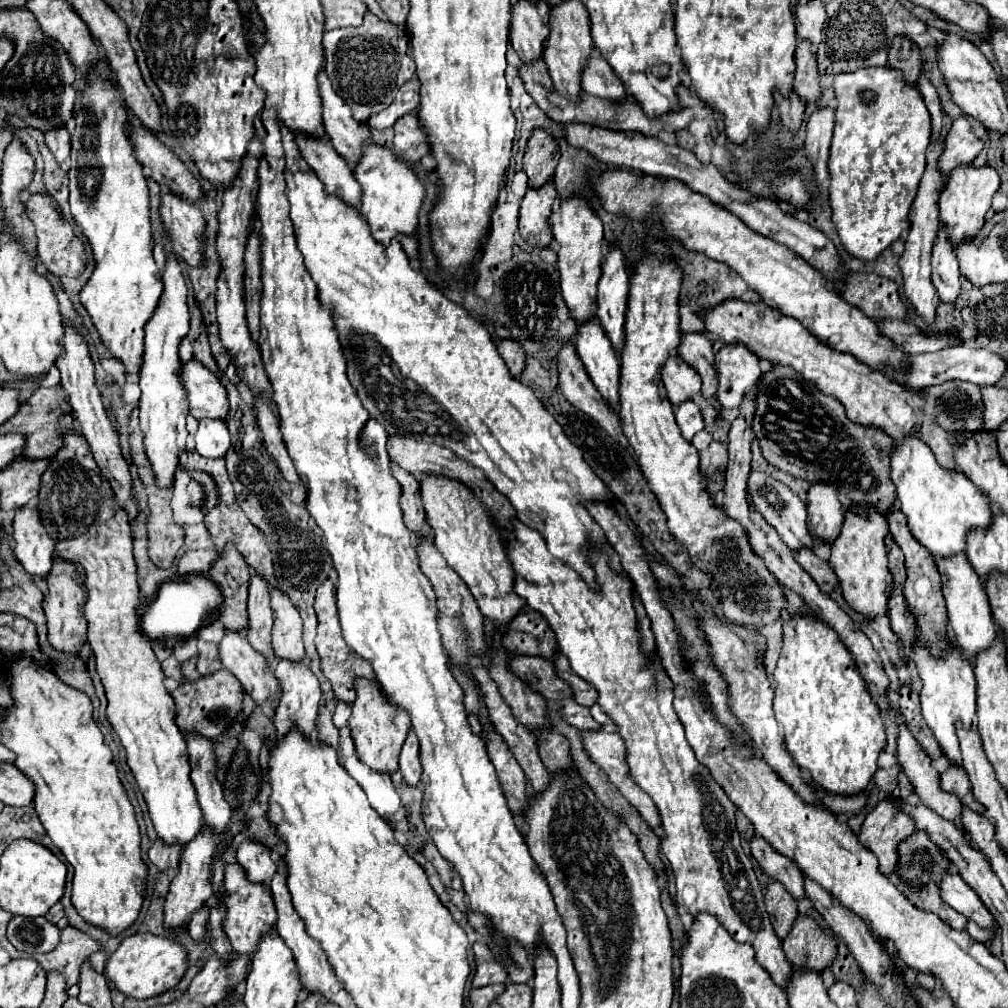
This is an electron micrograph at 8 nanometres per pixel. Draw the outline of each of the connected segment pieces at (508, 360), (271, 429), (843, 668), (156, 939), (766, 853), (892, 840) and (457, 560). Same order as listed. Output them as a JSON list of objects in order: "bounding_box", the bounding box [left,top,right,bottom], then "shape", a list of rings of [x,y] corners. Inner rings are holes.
[{"bounding_box":[497,339,527,379],"shape":[[[503,339],[497,345],[499,355],[503,357],[511,376],[519,379],[525,365],[527,365],[527,353],[523,351],[523,347],[513,339]]]},{"bounding_box":[255,395,301,483],"shape":[[[257,395],[255,397],[255,413],[257,413],[257,423],[259,423],[261,437],[263,437],[263,445],[265,445],[267,453],[273,457],[273,461],[277,463],[281,475],[289,483],[301,483],[301,479],[299,479],[299,475],[289,459],[289,453],[285,449],[285,441],[283,441],[281,431],[279,431],[279,419],[273,413],[271,401],[265,399],[263,395]]]},{"bounding_box":[773,615,885,793],"shape":[[[791,615],[783,623],[783,643],[777,667],[773,671],[775,687],[775,719],[783,729],[785,745],[793,761],[809,771],[811,779],[829,793],[857,793],[869,785],[877,771],[877,757],[885,747],[885,729],[881,723],[879,707],[869,695],[865,681],[841,643],[837,631],[827,627],[821,619],[811,615]]]},{"bounding_box":[105,933,187,999],"shape":[[[135,933],[131,937],[125,937],[105,967],[107,979],[111,979],[121,993],[135,999],[149,999],[173,989],[181,981],[185,971],[187,949],[165,935],[153,933]]]},{"bounding_box":[751,835,805,899],"shape":[[[755,835],[751,841],[751,855],[759,861],[761,869],[775,881],[783,883],[785,889],[795,897],[801,899],[805,897],[805,889],[803,889],[803,877],[799,867],[785,855],[781,855],[779,851],[775,851],[773,847],[769,847],[769,843],[765,843],[765,839],[761,835]]]},{"bounding_box":[859,803,913,875],"shape":[[[879,803],[861,825],[859,843],[879,859],[879,871],[893,875],[899,853],[897,847],[913,833],[913,821],[893,811],[893,803]]]},{"bounding_box":[421,475,525,627],"shape":[[[425,475],[421,481],[421,497],[427,523],[433,529],[435,547],[445,557],[447,565],[455,569],[467,583],[479,611],[495,625],[507,627],[513,617],[517,617],[525,607],[525,599],[513,591],[513,571],[507,561],[505,543],[497,525],[491,521],[483,505],[475,499],[473,491],[453,479],[441,475]]]}]

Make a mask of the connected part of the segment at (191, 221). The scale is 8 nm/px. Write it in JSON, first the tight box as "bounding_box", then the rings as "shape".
{"bounding_box":[159,193,207,267],"shape":[[[169,193],[161,197],[159,213],[165,227],[169,229],[169,235],[173,241],[173,253],[179,255],[191,267],[203,267],[207,223],[201,209]]]}

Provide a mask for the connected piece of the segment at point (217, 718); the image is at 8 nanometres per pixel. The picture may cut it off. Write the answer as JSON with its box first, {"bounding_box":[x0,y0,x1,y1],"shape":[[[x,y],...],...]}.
{"bounding_box":[171,669,245,739],"shape":[[[221,669],[197,681],[183,681],[171,695],[177,705],[177,725],[181,731],[197,731],[209,739],[217,739],[217,735],[223,735],[233,723],[233,719],[241,715],[245,691],[231,671]]]}

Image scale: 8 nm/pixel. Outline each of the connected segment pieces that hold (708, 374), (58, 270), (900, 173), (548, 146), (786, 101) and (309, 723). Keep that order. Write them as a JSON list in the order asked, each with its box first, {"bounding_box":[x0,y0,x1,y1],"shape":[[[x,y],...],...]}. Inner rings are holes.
[{"bounding_box":[677,333,721,411],"shape":[[[687,333],[681,337],[681,343],[677,347],[677,353],[691,365],[699,371],[701,379],[703,379],[703,397],[717,409],[721,411],[721,407],[717,407],[717,401],[713,399],[713,387],[717,387],[717,381],[713,379],[713,343],[709,341],[709,337],[705,333]]]},{"bounding_box":[27,195,87,277],"shape":[[[31,195],[27,205],[27,215],[35,223],[37,235],[37,257],[43,265],[57,277],[79,277],[87,267],[87,255],[83,241],[73,233],[73,225],[61,215],[59,203],[51,195]]]},{"bounding_box":[829,67,931,259],"shape":[[[863,67],[853,73],[835,75],[835,133],[829,157],[829,203],[833,223],[843,247],[859,259],[877,259],[893,241],[909,229],[909,209],[925,171],[925,147],[931,139],[931,117],[917,87],[905,83],[901,71],[889,67]]]},{"bounding_box":[523,129,561,187],"shape":[[[533,129],[523,157],[523,171],[527,173],[531,187],[539,187],[553,177],[559,155],[561,153],[557,141],[551,133],[543,129]]]},{"bounding_box":[775,91,805,131],"shape":[[[777,91],[777,97],[775,97],[775,107],[783,119],[783,125],[791,131],[797,131],[801,127],[801,119],[803,119],[803,111],[805,111],[805,101],[801,101],[801,97],[791,91],[789,97],[783,97],[779,91]]]},{"bounding_box":[273,659,321,735],"shape":[[[309,659],[305,663],[289,663],[289,661],[279,661],[275,675],[283,687],[283,695],[279,701],[279,707],[273,717],[273,725],[277,729],[277,735],[285,735],[285,731],[291,731],[297,727],[303,735],[311,735],[315,725],[317,725],[317,715],[319,715],[319,699],[321,699],[321,689],[317,677],[309,671]]]}]

